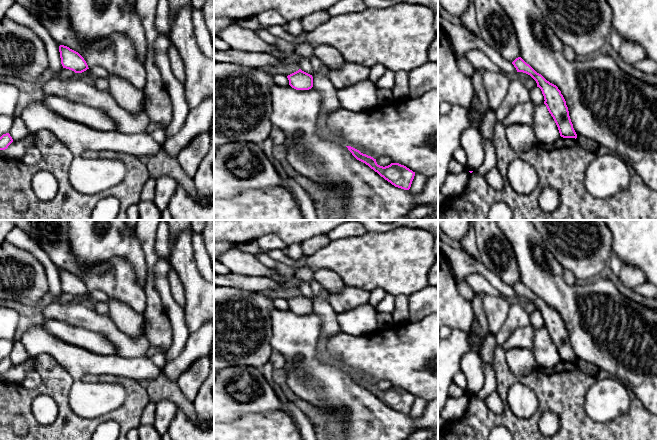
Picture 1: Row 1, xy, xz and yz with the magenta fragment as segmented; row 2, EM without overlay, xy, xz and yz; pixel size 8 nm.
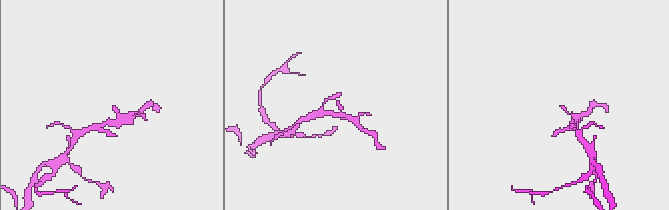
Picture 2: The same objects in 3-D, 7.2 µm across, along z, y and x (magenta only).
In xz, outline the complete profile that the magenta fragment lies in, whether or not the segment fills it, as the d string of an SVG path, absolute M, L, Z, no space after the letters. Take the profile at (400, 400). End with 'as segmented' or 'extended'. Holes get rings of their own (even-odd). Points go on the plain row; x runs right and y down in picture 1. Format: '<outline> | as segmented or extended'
M346 370L352 379L359 385L368 389L371 393L377 396L381 401L390 406L395 411L409 414L415 400L415 396L410 394L404 389L399 387L391 387L388 390L380 390L377 388L376 383L366 378L361 377L359 374Z | as segmented

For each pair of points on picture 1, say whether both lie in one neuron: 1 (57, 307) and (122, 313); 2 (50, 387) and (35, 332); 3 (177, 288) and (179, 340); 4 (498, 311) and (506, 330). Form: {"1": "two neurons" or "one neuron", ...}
{"1": "two neurons", "2": "two neurons", "3": "two neurons", "4": "two neurons"}

